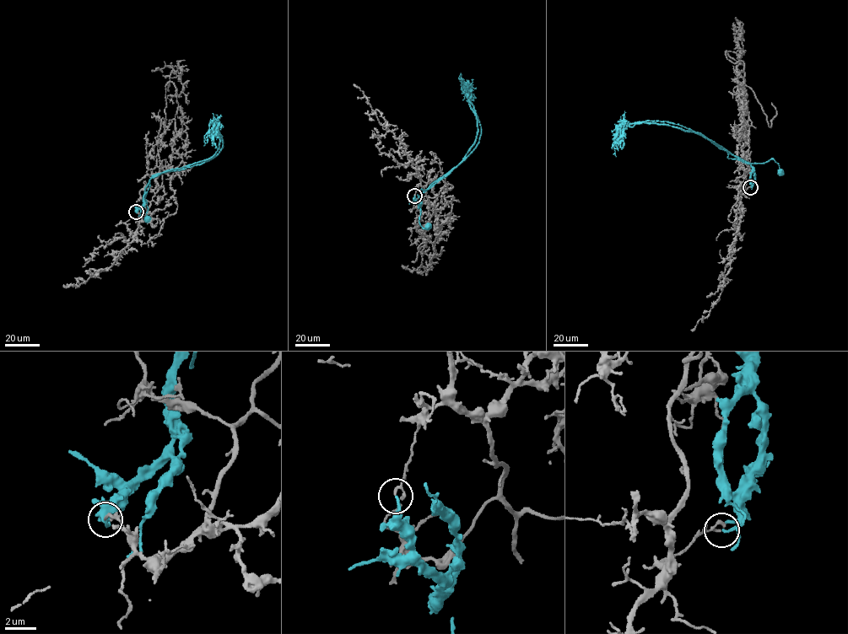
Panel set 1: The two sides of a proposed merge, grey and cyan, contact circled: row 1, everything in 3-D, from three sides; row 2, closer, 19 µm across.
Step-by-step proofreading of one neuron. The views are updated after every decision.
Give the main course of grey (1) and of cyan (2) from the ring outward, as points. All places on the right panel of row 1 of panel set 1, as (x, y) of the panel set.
1: (750, 187), (752, 121), (733, 90), (744, 66), (727, 51), (744, 64), (746, 102), (734, 223)
2: (750, 187), (755, 174), (751, 163), (763, 163), (772, 158), (780, 172)

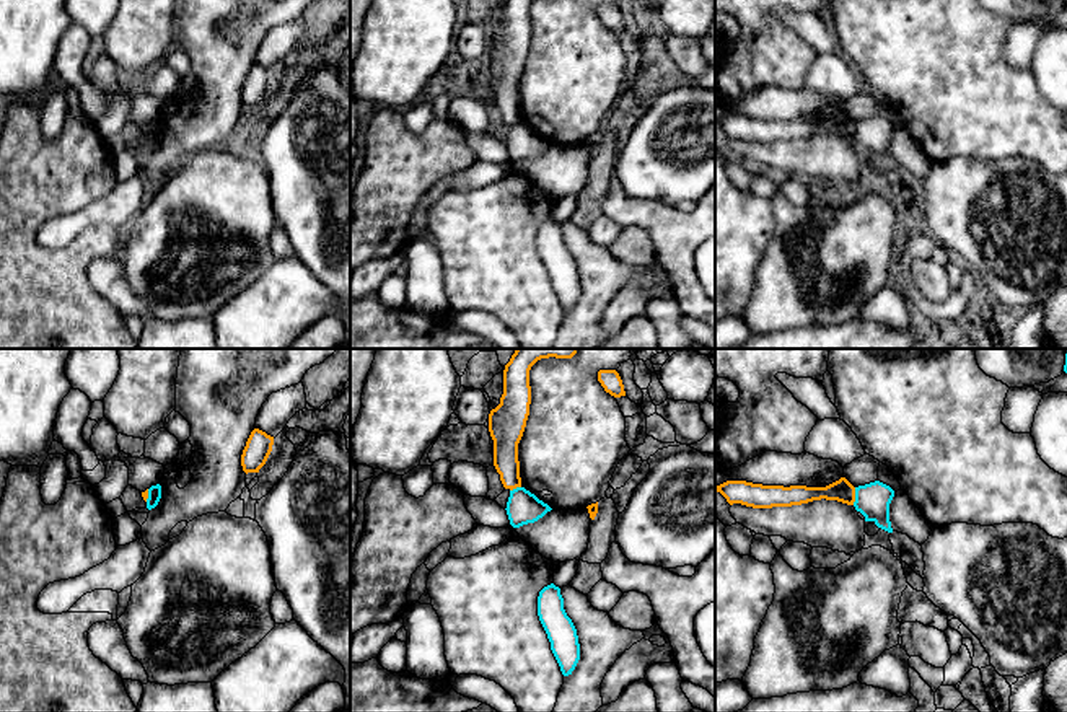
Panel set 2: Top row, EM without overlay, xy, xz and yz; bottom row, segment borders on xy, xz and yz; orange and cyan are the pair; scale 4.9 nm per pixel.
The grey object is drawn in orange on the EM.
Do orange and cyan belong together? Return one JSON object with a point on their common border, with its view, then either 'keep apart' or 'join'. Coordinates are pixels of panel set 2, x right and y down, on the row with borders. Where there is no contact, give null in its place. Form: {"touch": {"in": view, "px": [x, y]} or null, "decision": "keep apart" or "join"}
{"touch": {"in": "yz", "px": [854, 496]}, "decision": "keep apart"}

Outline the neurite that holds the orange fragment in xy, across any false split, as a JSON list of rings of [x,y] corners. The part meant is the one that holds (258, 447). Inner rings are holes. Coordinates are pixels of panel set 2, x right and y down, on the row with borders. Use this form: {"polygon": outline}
{"polygon": [[[254,429],[246,442],[246,446],[241,455],[243,471],[259,472],[259,469],[266,464],[274,445],[274,437],[266,432]]]}

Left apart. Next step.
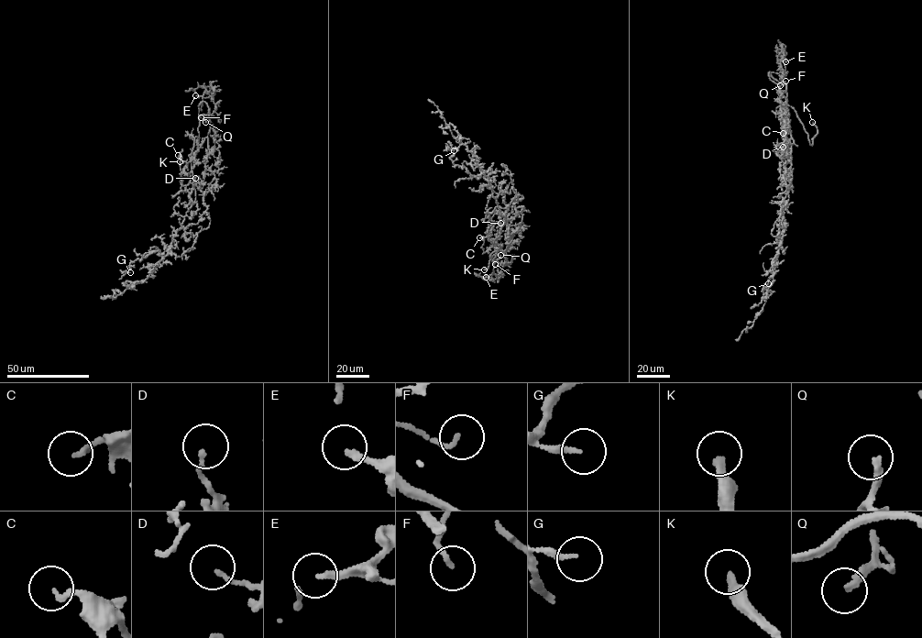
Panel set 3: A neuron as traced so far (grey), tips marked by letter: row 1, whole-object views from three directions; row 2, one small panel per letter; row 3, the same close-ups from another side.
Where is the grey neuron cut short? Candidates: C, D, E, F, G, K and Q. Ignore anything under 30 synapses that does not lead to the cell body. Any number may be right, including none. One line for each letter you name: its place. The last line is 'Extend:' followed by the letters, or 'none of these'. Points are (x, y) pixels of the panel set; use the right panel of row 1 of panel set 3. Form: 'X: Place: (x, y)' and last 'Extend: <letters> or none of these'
E: Place: (785, 61)
K: Place: (812, 122)
Extend: E, K

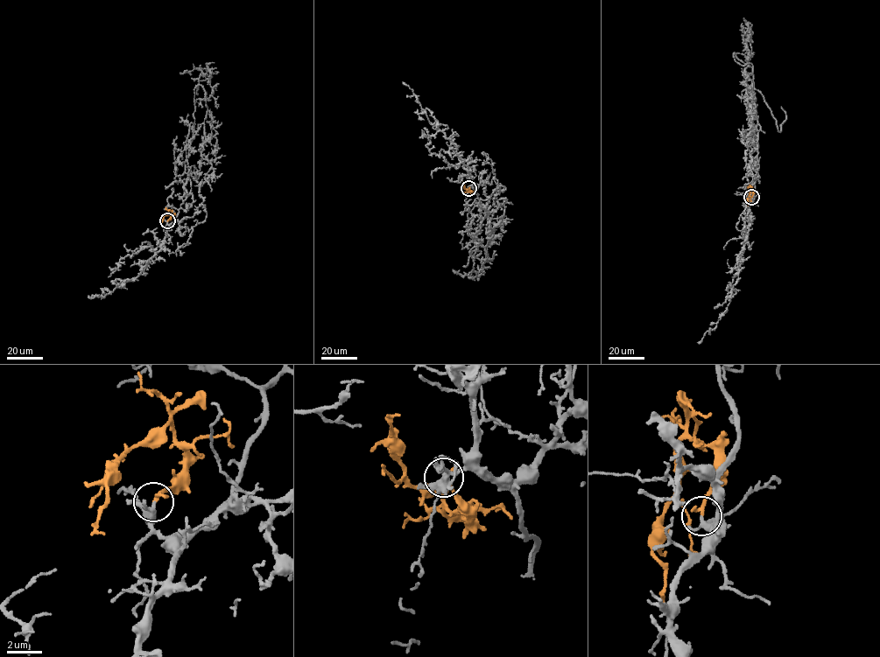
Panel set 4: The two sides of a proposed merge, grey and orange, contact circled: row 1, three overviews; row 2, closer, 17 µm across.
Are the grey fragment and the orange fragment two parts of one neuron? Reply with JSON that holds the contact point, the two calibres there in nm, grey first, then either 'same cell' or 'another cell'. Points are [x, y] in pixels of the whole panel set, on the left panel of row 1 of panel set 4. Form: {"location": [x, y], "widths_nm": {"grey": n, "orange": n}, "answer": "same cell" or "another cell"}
{"location": [167, 220], "widths_nm": {"grey": 240, "orange": 240}, "answer": "same cell"}

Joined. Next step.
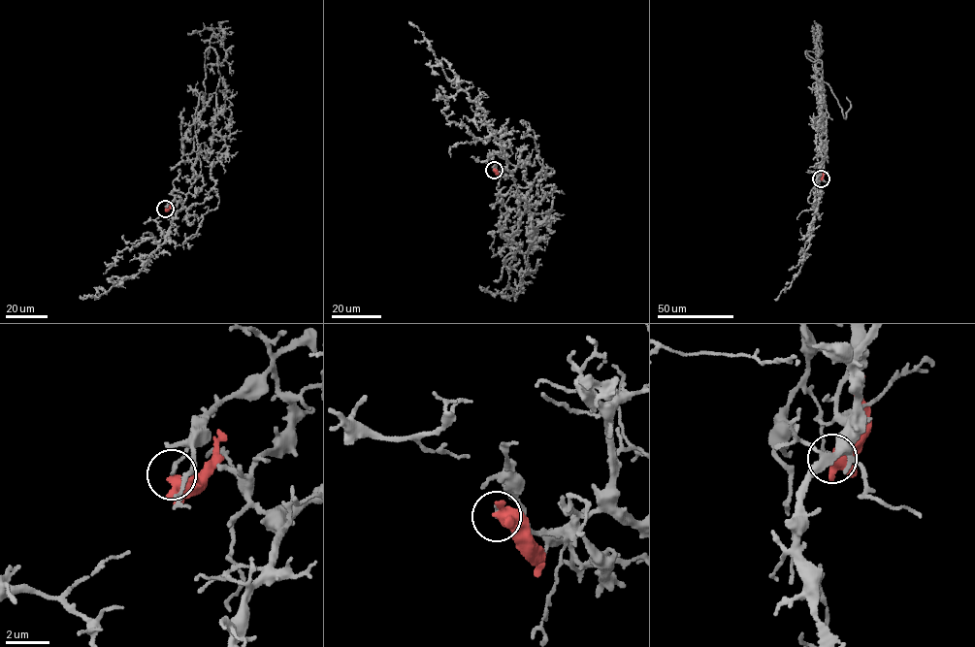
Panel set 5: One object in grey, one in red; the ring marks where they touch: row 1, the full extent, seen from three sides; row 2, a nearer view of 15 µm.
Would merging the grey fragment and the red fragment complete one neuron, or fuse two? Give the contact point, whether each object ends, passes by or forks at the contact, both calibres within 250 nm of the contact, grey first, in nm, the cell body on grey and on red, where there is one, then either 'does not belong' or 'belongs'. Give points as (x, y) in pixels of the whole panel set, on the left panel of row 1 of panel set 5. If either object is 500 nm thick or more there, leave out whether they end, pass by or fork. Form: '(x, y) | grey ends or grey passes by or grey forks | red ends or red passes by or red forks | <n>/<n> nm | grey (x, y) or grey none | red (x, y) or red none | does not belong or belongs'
(165, 209) | grey ends | red passes by | 150/440 nm | grey none | red none | does not belong

